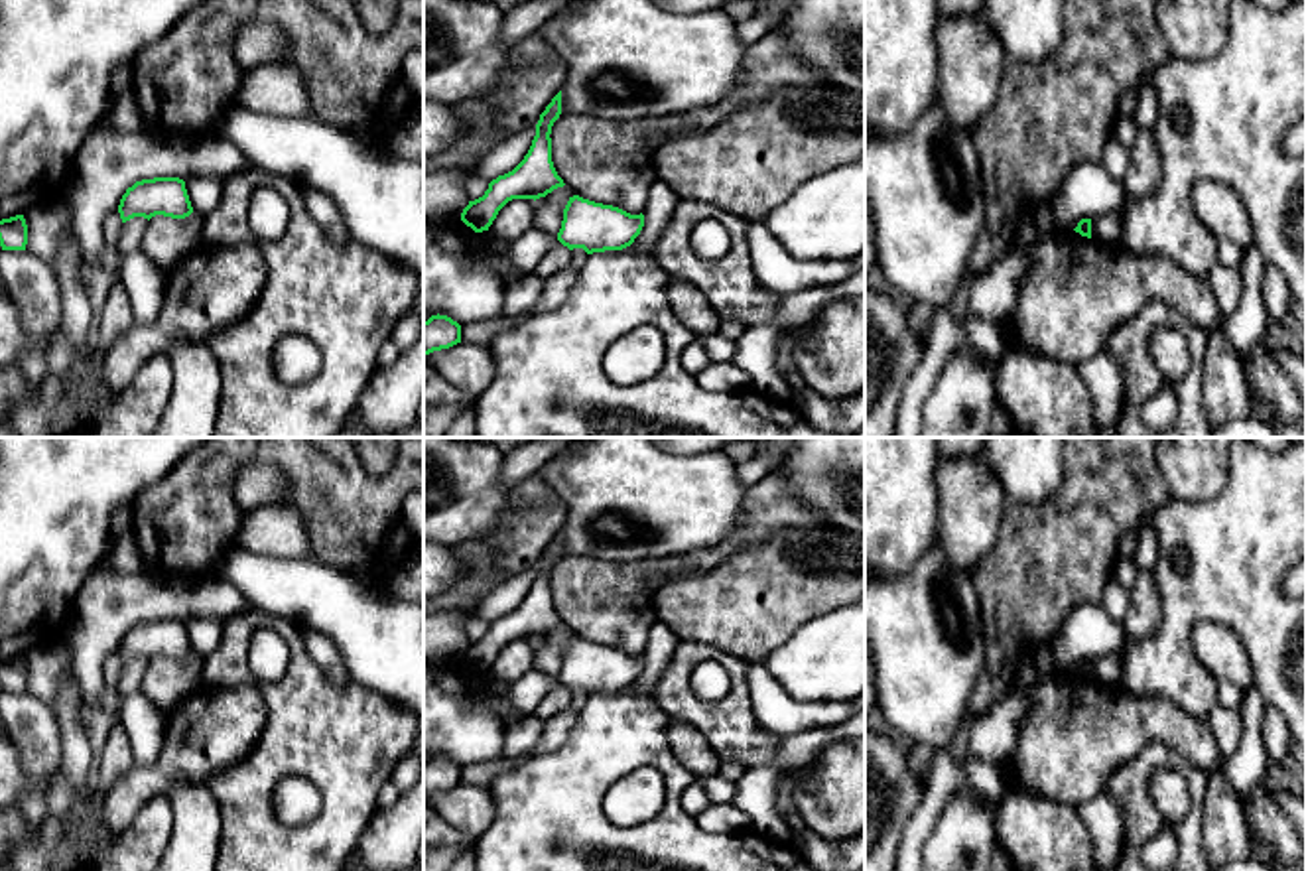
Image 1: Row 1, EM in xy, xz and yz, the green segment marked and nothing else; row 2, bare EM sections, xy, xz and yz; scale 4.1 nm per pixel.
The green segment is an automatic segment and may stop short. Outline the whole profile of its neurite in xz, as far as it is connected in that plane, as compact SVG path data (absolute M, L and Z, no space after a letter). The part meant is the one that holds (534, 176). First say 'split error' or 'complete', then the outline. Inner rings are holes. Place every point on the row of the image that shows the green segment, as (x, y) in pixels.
complete; M561 91L552 99L536 124L536 136L524 160L508 173L489 183L483 197L469 201L461 221L475 233L489 231L498 211L512 199L540 199L557 187L563 179L552 162L552 126L561 114Z

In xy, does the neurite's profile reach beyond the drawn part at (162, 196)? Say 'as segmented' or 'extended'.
as segmented

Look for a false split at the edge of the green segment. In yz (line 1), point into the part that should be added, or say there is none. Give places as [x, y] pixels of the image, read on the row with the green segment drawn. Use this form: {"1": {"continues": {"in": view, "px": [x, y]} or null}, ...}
{"1": {"continues": null}}

